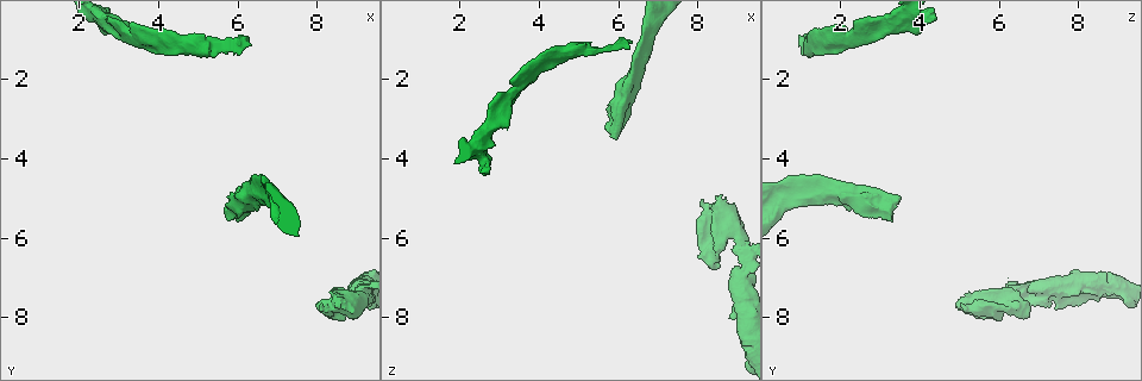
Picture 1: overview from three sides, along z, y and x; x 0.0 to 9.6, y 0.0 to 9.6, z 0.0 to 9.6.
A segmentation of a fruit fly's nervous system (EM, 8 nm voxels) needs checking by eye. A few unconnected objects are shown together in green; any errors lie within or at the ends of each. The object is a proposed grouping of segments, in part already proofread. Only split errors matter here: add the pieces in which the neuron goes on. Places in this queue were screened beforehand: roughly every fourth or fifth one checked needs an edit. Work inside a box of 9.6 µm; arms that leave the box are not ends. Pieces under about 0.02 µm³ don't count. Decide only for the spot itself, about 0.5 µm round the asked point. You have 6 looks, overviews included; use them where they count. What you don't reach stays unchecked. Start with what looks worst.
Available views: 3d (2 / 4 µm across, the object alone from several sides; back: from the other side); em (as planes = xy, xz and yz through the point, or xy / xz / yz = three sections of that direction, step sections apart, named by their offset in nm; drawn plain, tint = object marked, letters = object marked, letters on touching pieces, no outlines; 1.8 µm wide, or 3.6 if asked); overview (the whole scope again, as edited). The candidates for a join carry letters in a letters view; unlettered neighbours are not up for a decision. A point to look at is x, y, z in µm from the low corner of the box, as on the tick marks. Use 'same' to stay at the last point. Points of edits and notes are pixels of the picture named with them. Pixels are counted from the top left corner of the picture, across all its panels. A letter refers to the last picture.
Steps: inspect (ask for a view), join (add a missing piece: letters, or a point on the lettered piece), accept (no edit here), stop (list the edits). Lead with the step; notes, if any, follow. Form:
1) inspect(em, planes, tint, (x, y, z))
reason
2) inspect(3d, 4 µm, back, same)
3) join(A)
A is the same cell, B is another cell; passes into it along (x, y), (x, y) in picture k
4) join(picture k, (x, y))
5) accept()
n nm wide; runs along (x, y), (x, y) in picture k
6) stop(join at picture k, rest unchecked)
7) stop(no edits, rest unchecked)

inspect(em, planes, plain, (6.25, 1.15, 1.10))

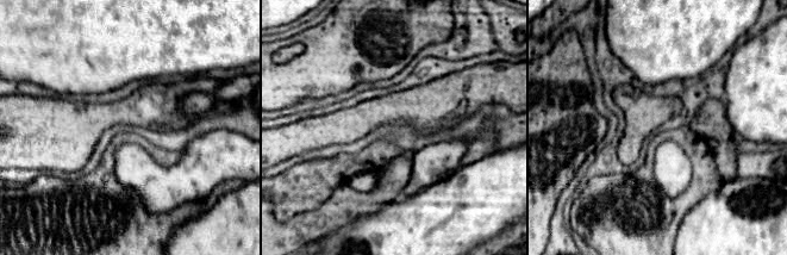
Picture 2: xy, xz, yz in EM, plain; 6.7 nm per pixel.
inspect(em, planes, letters, same)
see the neighbours

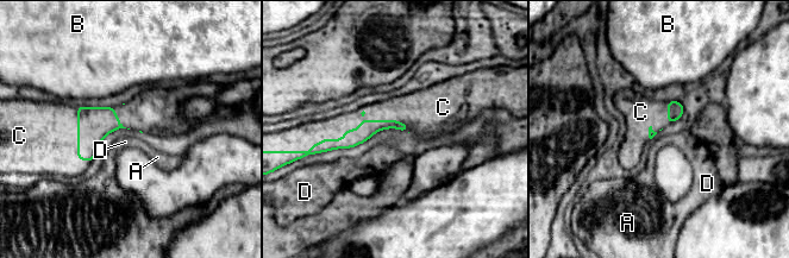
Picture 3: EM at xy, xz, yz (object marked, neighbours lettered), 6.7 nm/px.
join(C)
C is the same cell, A, B and D are other cells; passes into it along (368, 128), (361, 124), (394, 108) in picture 3; the neuron continues

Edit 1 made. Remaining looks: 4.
inspect(overview)

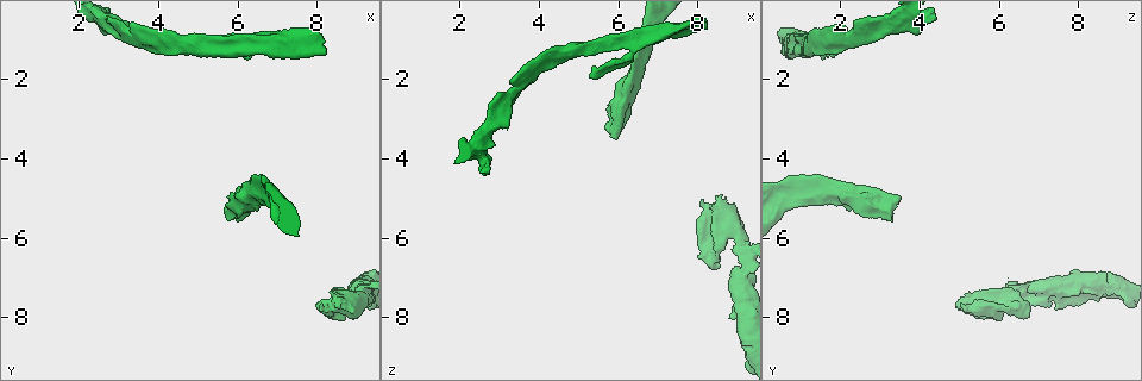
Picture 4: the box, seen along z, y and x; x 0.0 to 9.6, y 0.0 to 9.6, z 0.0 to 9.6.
inspect(3d, 4 µm, (8.45, 7.70, 5.35))
sudden change in width

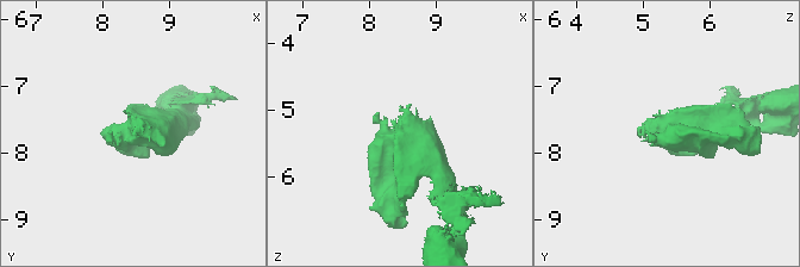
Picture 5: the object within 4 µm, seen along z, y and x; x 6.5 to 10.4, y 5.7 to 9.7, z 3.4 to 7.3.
inspect(em, planes, letters, (8.45, 7.75, 5.30))
now the EM

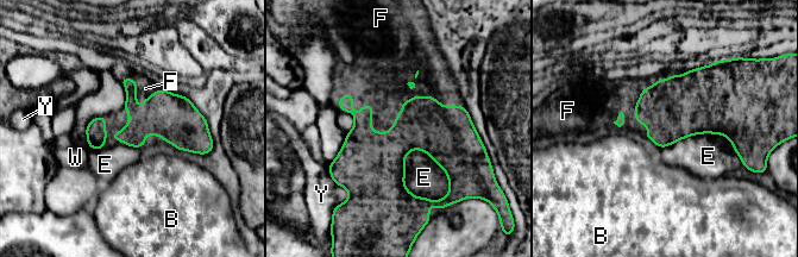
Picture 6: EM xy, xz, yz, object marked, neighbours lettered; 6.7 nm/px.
join(F)
F is the same cell, B, E, W and Y are other cells; passes into it along (370, 165), (376, 132), (387, 102) in picture 6; the neuron continues

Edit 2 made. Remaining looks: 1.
stop(join at picture 3, join at picture 6, rest unchecked)

